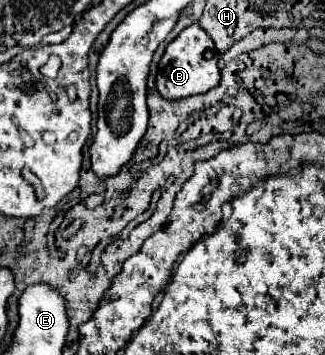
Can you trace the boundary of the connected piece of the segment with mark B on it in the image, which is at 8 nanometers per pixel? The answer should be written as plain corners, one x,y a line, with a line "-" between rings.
190,25
186,27
164,51
162,61
158,65
158,75
156,75
156,91
170,101
186,99
192,95
200,95
210,91
220,83
220,69
218,69
218,59
216,51
212,59
204,57
204,51
214,51
214,41
204,33
200,25

